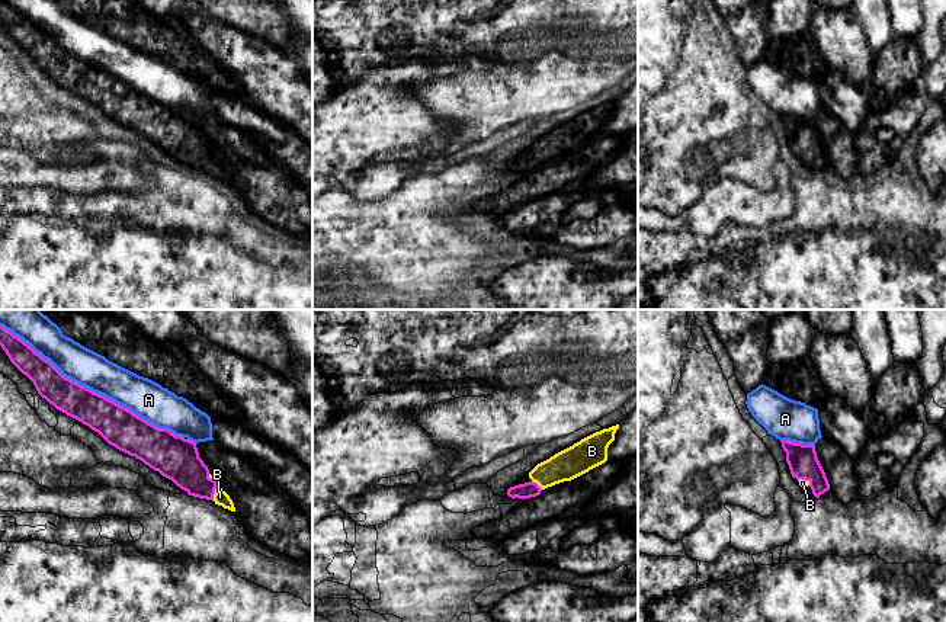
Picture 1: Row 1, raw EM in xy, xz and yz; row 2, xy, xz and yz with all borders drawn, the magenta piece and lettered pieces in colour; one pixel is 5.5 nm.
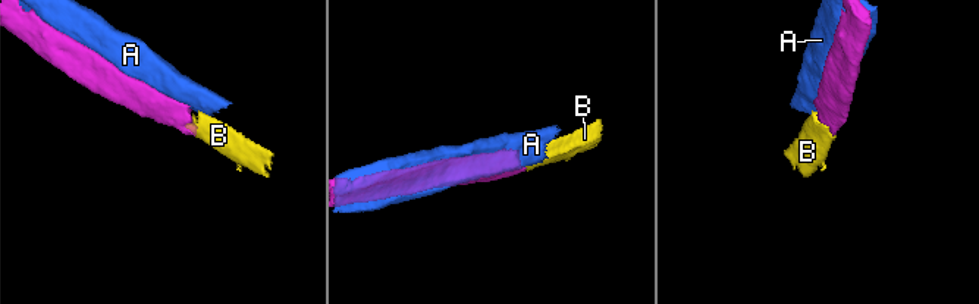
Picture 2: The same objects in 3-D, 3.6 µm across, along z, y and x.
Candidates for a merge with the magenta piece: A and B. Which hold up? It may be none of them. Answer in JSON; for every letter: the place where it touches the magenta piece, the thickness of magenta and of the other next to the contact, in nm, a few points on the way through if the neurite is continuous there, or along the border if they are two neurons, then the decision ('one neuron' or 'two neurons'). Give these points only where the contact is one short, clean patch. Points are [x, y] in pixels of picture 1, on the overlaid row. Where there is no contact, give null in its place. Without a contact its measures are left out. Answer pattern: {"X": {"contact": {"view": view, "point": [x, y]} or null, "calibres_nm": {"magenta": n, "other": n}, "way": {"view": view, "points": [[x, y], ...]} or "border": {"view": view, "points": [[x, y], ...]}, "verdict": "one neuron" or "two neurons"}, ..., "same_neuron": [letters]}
{"A": {"contact": {"view": "xy", "point": [90, 390]}, "calibres_nm": {"magenta": 220, "other": 200}, "verdict": "two neurons"}, "B": {"contact": {"view": "xy", "point": [214, 493]}, "calibres_nm": {"magenta": 220, "other": 80}, "way": {"view": "xy", "points": [[180, 462], [214, 493], [220, 497]]}, "verdict": "one neuron"}, "same_neuron": ["B"]}

